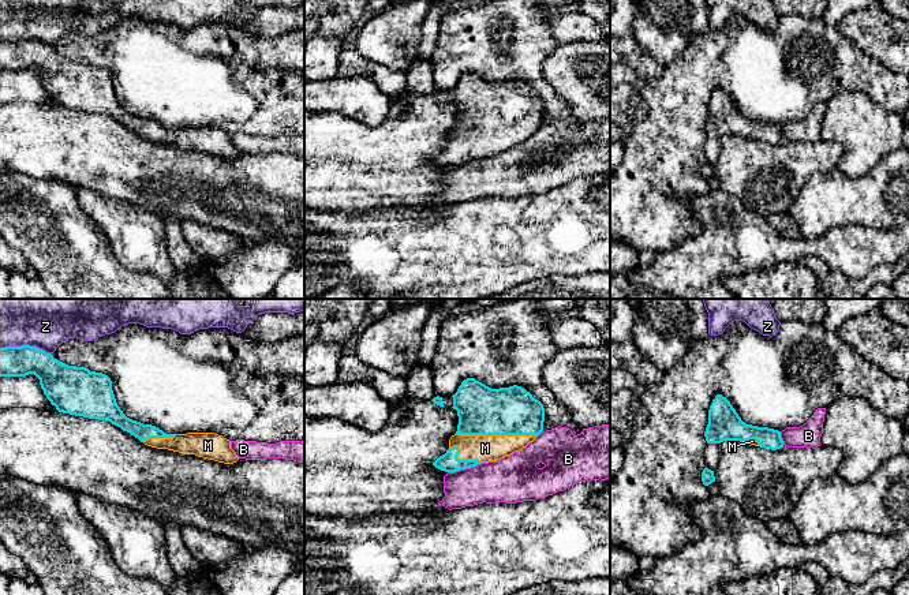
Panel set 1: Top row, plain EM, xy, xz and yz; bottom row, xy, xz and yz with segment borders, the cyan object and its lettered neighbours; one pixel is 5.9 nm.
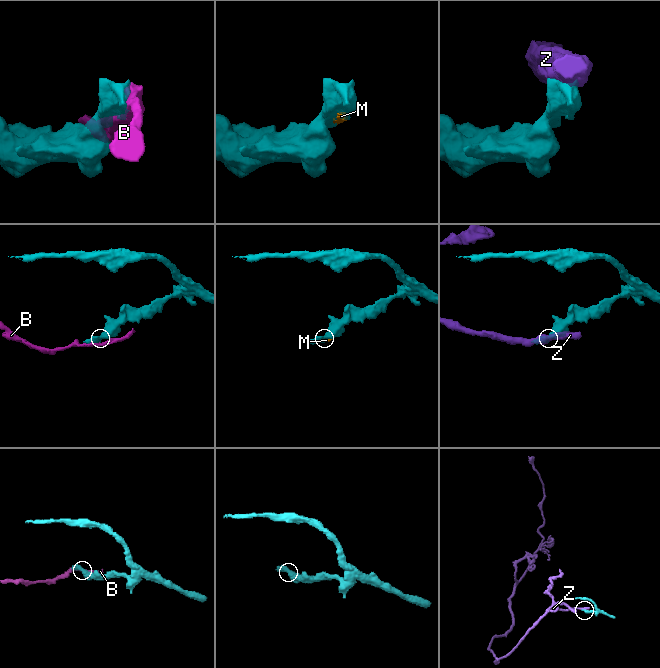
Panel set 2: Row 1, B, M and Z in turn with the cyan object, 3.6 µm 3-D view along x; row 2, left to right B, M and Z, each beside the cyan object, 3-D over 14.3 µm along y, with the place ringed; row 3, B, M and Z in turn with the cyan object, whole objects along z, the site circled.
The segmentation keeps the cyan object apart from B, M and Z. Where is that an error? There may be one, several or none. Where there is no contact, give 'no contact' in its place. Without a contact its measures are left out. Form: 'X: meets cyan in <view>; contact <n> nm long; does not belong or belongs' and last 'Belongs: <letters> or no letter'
B: meets cyan in xz; contact 220 nm long; does not belong
M: meets cyan in xz; contact 480 nm long; belongs
Z: meets cyan in xy; contact 300 nm long; does not belong
Belongs: M

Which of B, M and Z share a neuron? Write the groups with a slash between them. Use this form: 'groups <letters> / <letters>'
groups B / M / Z

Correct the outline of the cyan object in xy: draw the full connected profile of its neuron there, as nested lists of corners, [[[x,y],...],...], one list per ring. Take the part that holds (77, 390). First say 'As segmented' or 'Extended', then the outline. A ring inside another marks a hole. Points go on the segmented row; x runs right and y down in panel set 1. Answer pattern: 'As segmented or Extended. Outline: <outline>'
Extended. Outline: [[[37,347],[0,348],[0,377],[26,377],[29,374],[34,374],[40,379],[44,394],[59,412],[111,422],[152,448],[195,454],[224,464],[233,464],[239,460],[231,449],[231,441],[222,435],[214,433],[167,434],[156,426],[127,418],[116,403],[111,378],[102,373],[90,371],[86,367],[68,366]]]

